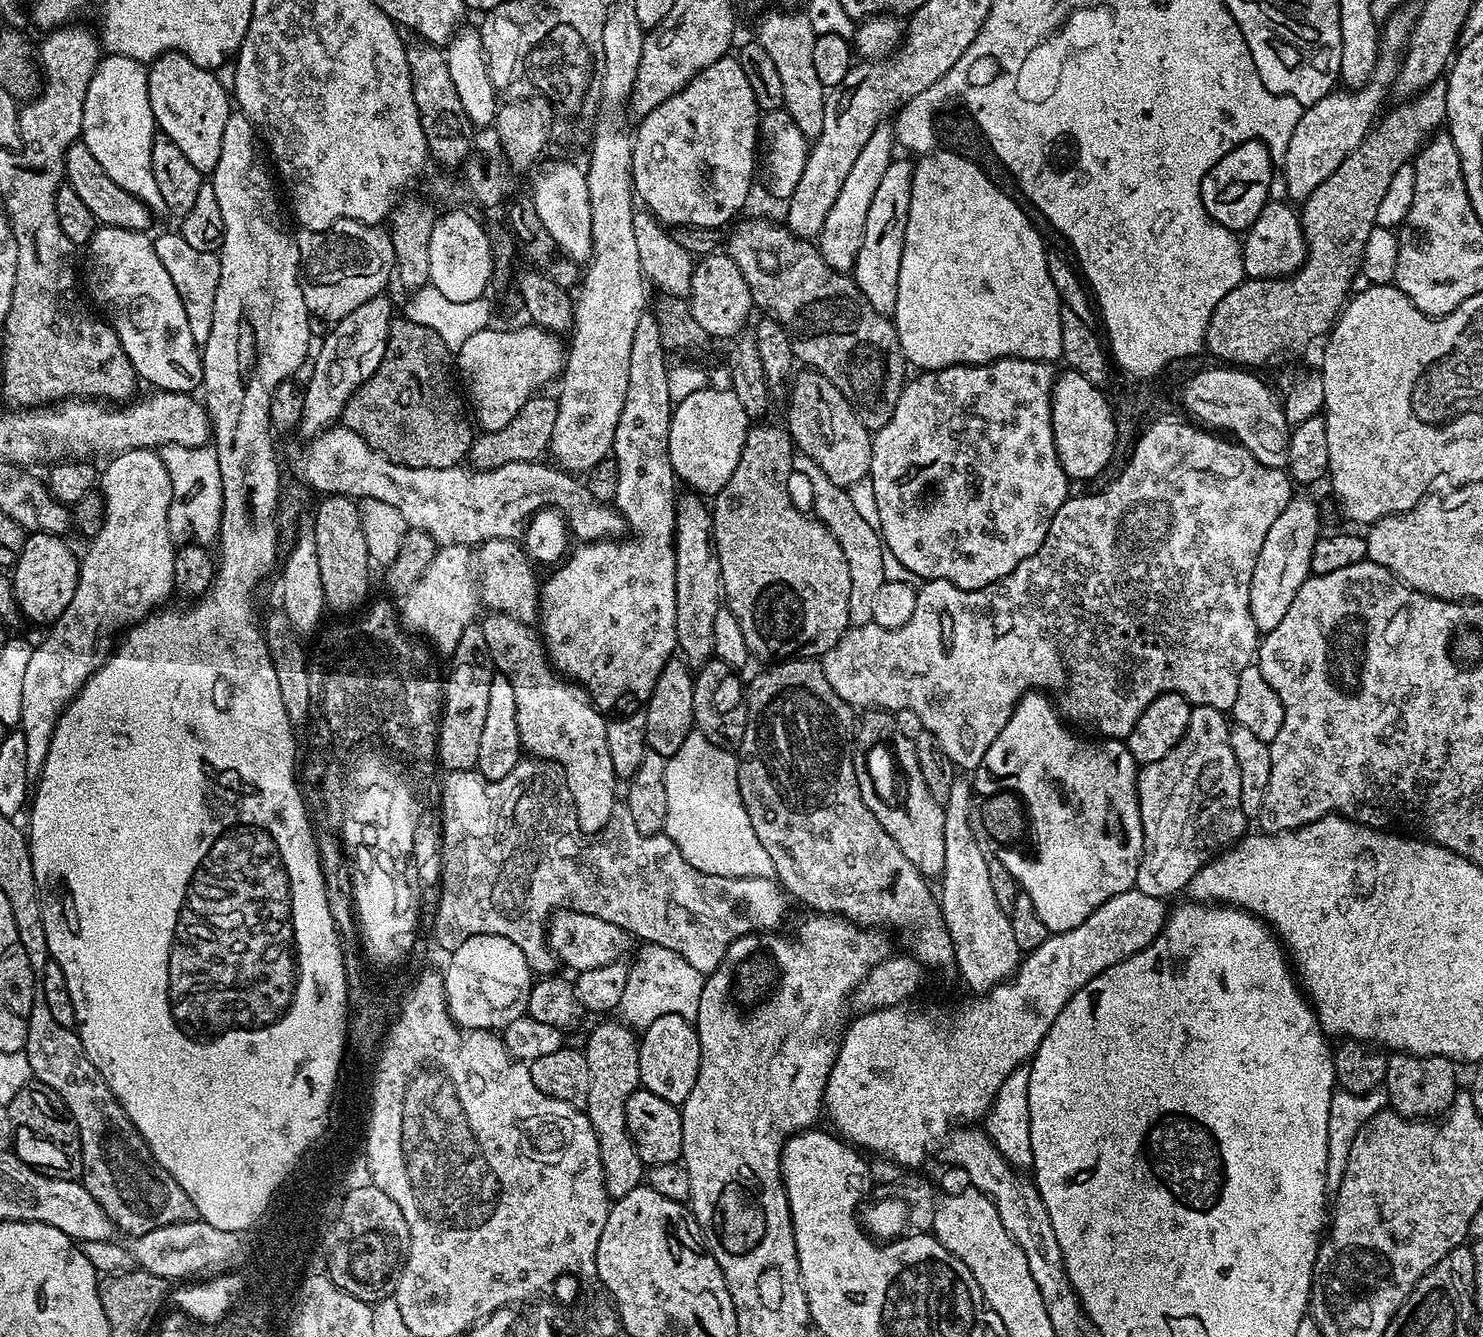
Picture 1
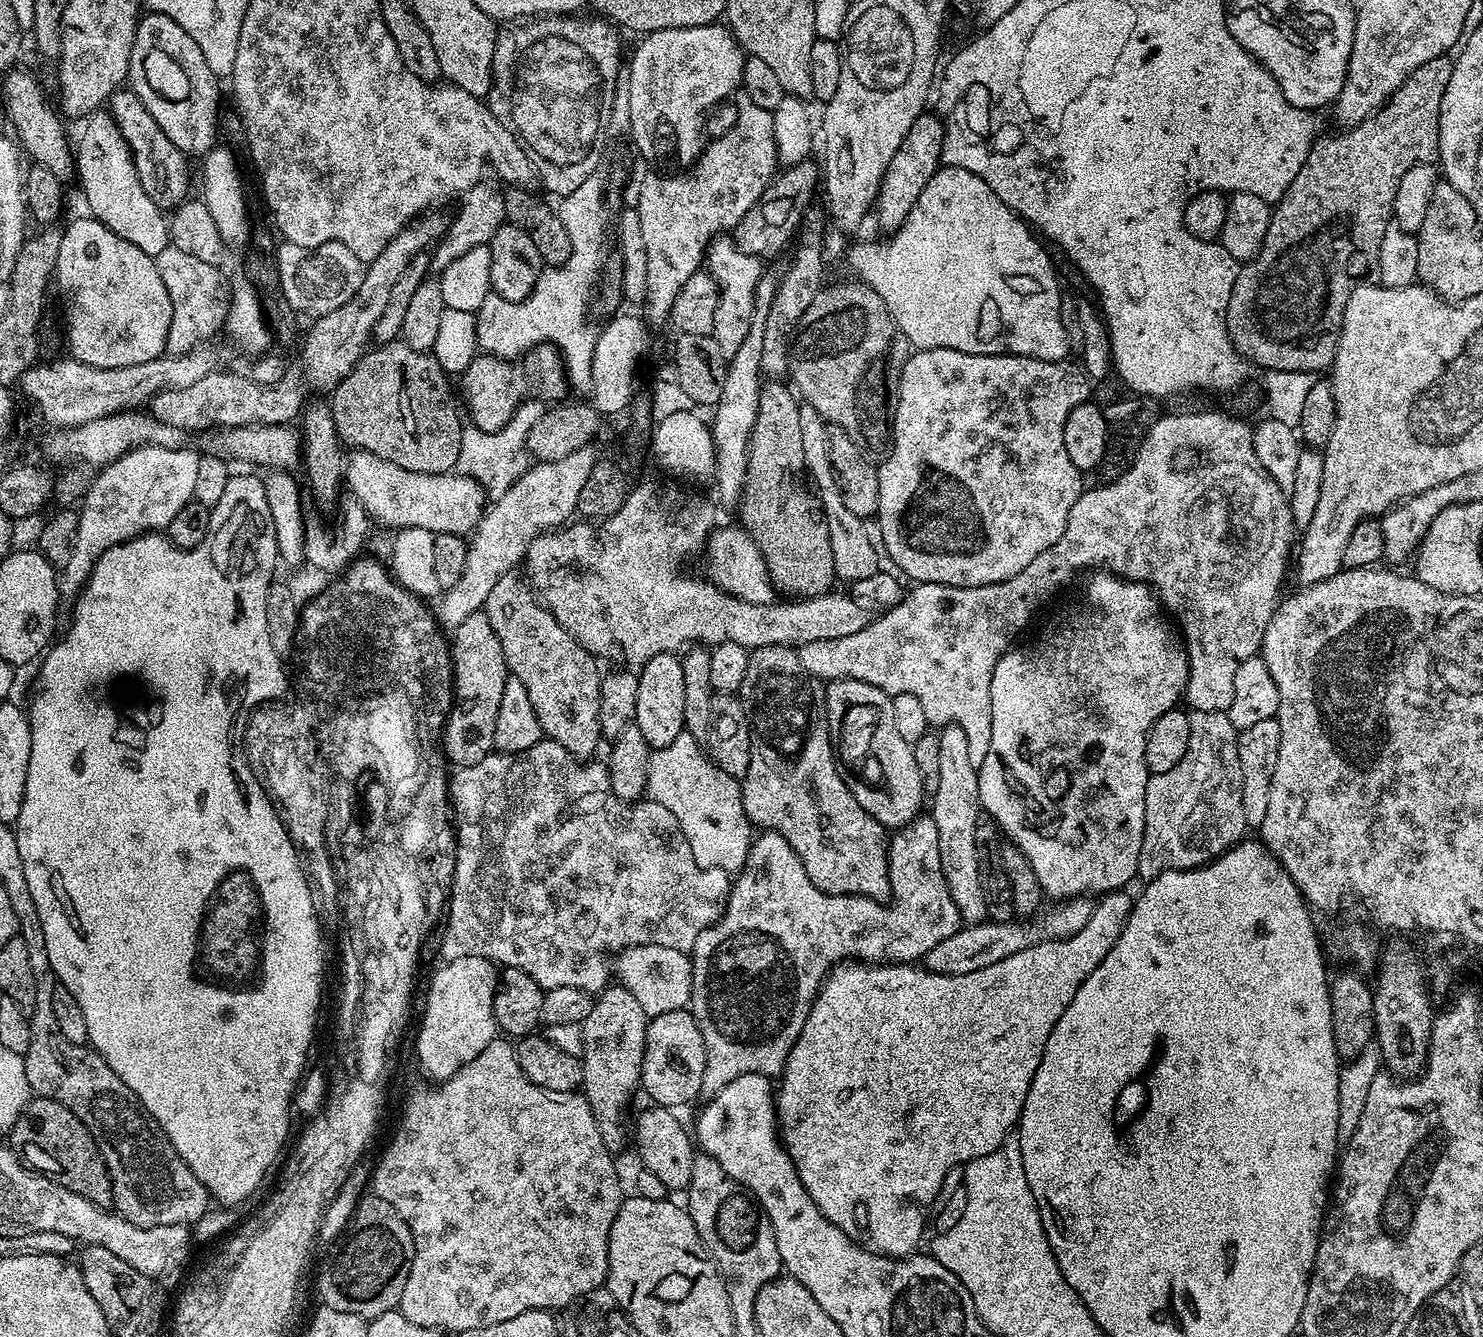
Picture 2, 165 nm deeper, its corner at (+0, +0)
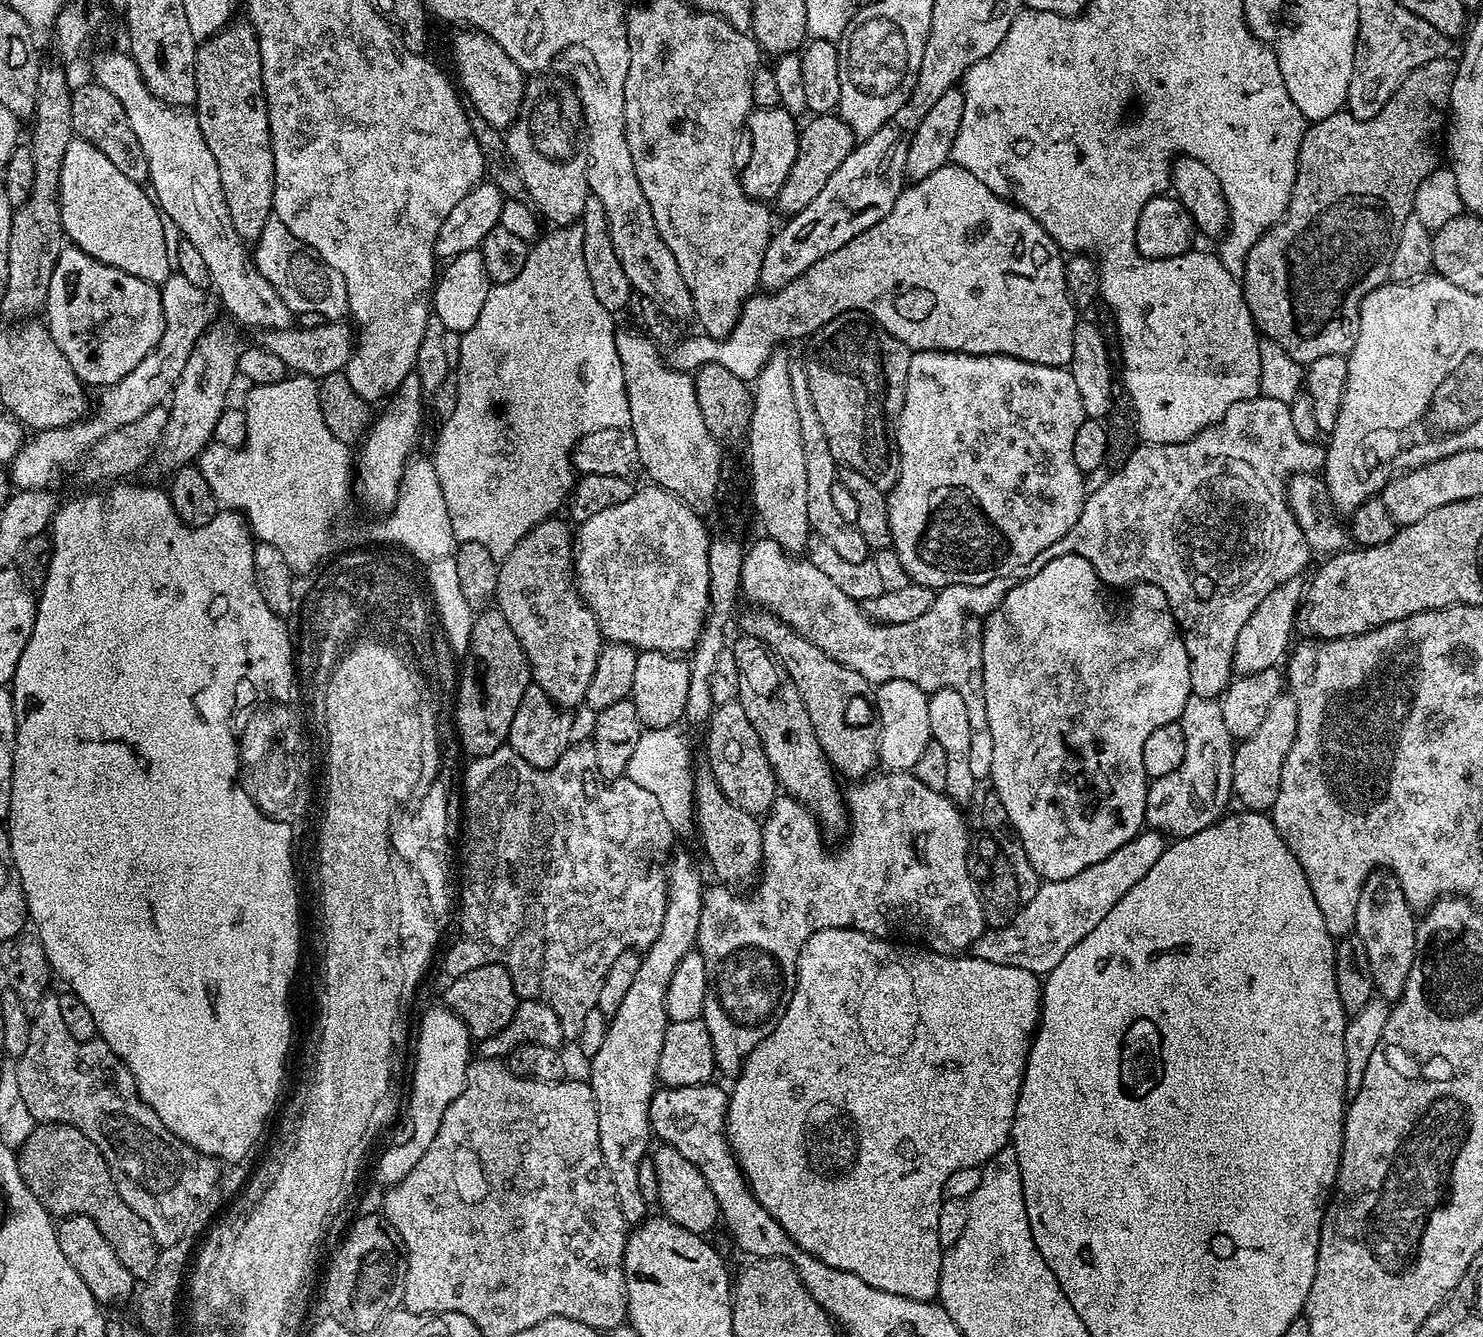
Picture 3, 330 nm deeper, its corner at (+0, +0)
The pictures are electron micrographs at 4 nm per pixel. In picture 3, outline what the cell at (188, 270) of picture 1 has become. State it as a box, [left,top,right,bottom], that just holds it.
[10,274,218,489]

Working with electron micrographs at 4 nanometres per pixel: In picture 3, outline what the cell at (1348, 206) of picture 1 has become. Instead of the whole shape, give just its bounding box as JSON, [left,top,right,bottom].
[1242,54,1456,366]

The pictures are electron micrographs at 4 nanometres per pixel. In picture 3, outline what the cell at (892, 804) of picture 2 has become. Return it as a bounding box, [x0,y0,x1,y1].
[739,607,880,781]

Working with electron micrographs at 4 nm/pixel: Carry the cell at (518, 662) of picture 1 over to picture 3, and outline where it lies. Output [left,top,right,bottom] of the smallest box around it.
[495,518,602,710]

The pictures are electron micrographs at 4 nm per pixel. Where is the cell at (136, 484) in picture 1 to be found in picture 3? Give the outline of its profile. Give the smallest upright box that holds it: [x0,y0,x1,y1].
[162,326,238,466]

